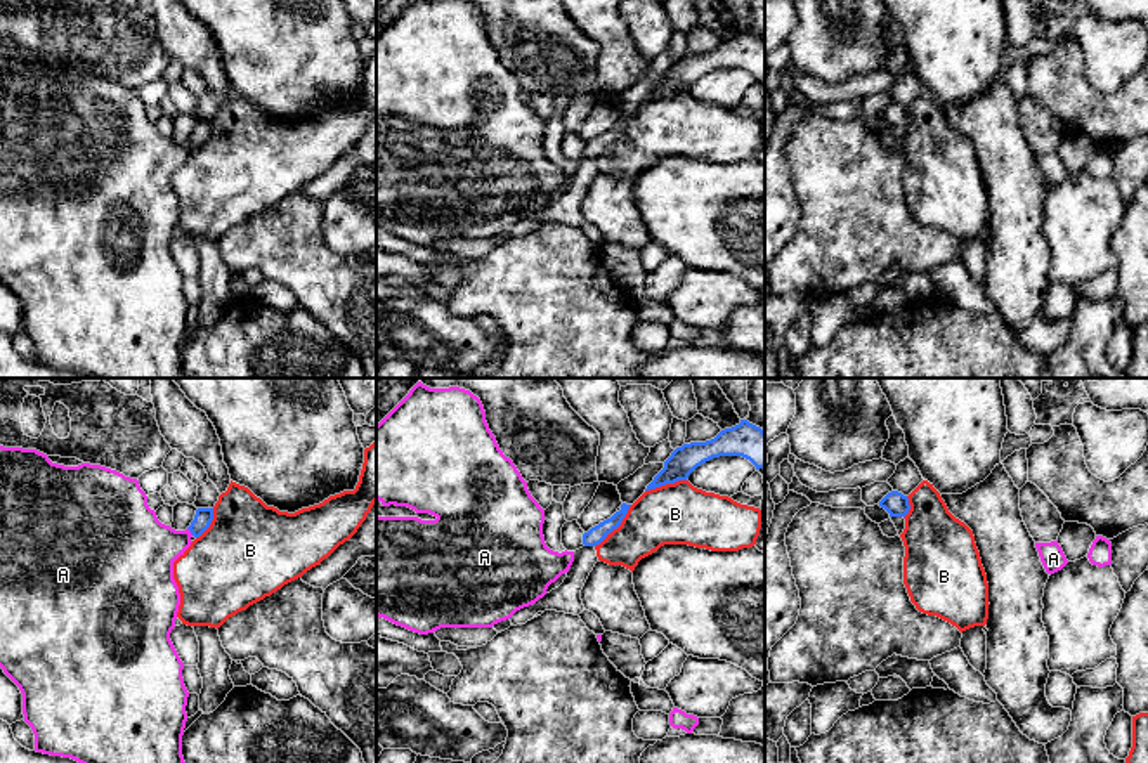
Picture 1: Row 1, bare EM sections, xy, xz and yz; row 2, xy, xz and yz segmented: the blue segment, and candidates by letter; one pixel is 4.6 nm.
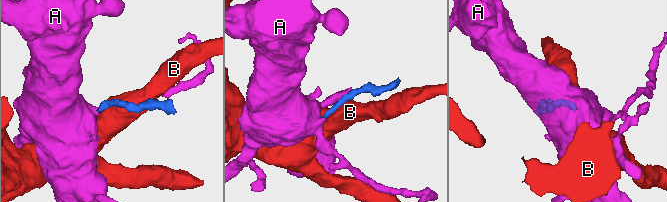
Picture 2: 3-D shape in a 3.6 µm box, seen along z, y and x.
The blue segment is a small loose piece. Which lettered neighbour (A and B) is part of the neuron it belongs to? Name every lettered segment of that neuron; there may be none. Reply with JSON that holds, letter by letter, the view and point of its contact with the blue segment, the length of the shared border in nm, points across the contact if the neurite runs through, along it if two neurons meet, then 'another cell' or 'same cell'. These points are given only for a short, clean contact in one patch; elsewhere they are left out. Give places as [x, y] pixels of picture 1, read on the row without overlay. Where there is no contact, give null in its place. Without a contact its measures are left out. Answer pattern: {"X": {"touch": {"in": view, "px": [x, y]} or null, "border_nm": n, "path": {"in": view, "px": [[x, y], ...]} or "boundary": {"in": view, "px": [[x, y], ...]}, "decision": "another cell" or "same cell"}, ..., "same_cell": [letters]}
{"A": {"touch": {"in": "xy", "px": [189, 141]}, "border_nm": 50, "decision": "another cell"}, "B": {"touch": {"in": "xz", "px": [616, 139]}, "border_nm": 260, "decision": "same cell"}, "same_cell": ["B"]}

